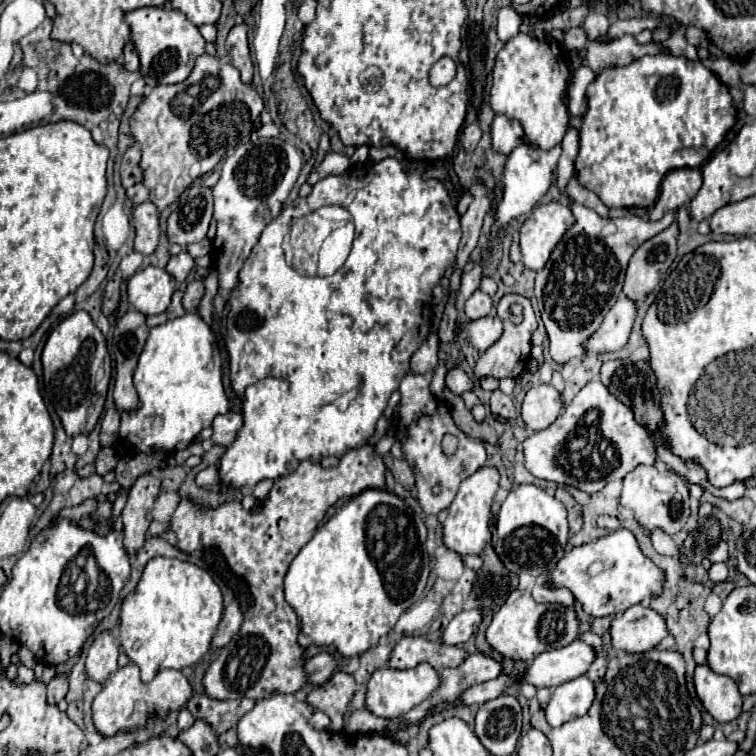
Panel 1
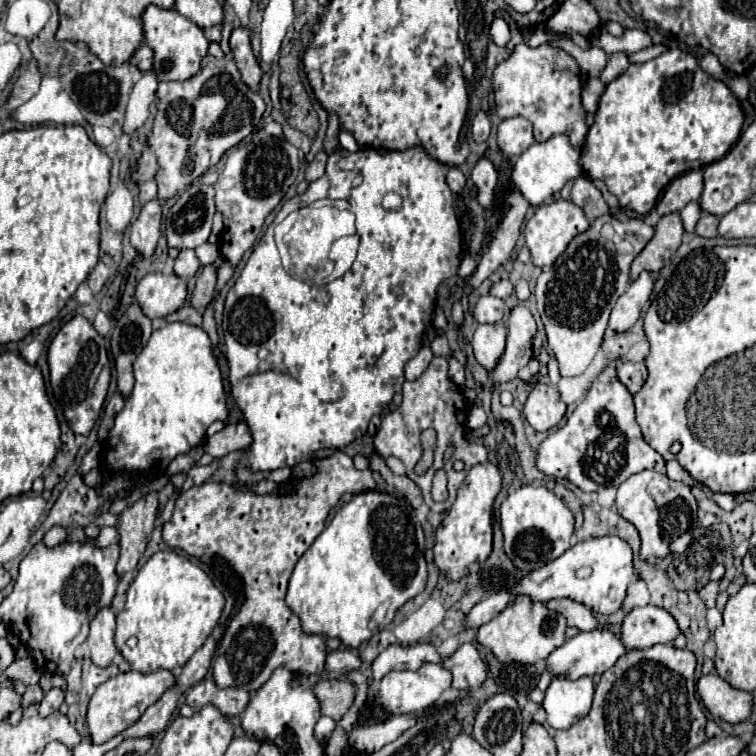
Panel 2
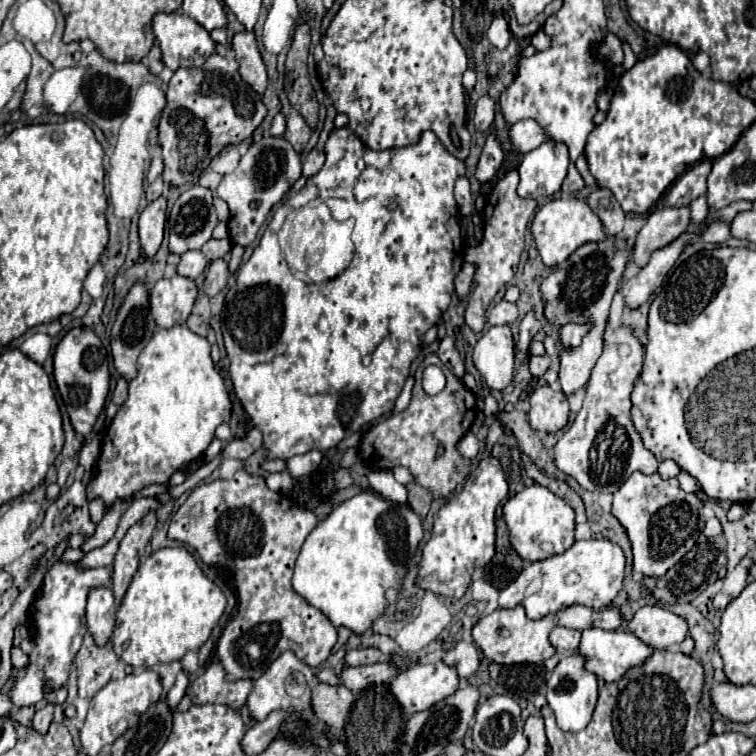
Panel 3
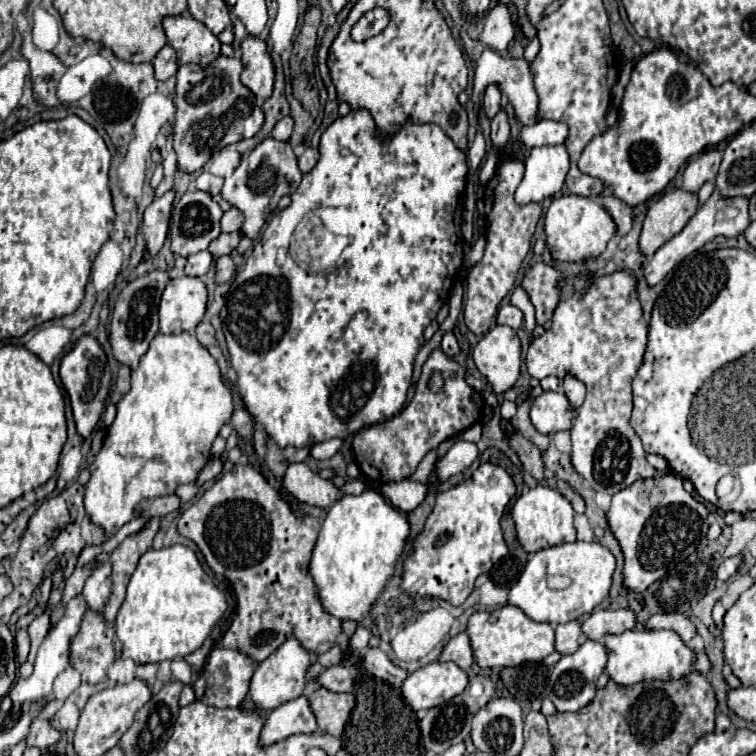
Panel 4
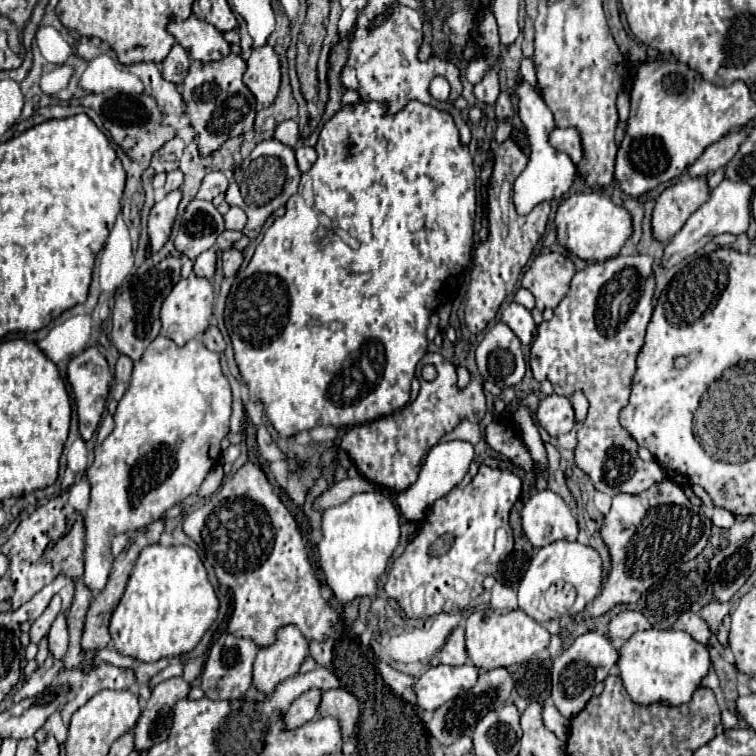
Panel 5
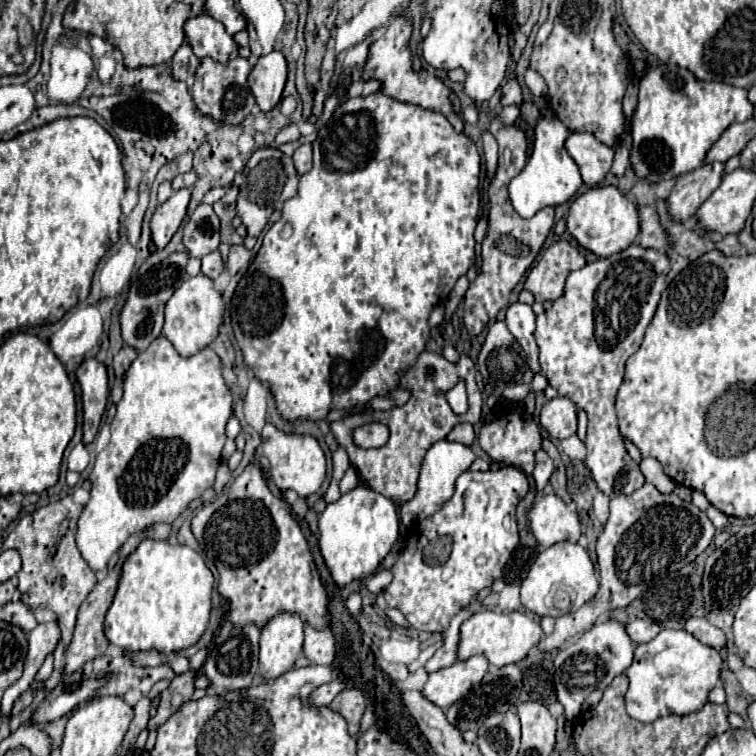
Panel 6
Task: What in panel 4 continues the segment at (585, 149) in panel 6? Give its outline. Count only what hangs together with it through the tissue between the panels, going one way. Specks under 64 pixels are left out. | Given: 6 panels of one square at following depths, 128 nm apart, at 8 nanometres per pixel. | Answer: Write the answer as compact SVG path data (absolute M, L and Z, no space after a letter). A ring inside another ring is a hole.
M538 120L536 124L522 126L522 132L520 132L520 138L526 148L564 144L564 136L568 136L568 126L554 120Z

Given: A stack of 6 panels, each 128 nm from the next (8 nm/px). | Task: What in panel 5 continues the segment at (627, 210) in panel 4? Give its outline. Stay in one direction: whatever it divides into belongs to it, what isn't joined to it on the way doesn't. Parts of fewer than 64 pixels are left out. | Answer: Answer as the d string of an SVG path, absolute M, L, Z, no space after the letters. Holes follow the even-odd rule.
M626 198L622 202L622 206L630 212L632 216L632 236L630 236L630 242L632 244L638 244L640 240L640 234L642 234L642 228L640 228L640 222L642 222L642 216L644 216L644 210L642 210L642 204L634 198Z

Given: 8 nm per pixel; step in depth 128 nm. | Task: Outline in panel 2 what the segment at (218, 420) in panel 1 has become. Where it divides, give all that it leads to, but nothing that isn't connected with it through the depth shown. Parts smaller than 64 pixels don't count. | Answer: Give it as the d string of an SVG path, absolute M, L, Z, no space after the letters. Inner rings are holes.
M244 422L226 424L220 432L206 438L204 450L214 458L222 458L224 454L234 452L234 450L246 450L250 442L252 442L252 436Z

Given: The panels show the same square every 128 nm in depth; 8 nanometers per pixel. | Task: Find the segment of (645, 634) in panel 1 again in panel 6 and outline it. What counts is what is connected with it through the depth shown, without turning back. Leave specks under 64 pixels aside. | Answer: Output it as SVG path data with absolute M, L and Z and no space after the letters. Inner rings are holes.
M688 618L684 628L686 628L686 632L694 634L702 644L712 646L712 648L724 648L728 642L724 630L712 626L706 618Z

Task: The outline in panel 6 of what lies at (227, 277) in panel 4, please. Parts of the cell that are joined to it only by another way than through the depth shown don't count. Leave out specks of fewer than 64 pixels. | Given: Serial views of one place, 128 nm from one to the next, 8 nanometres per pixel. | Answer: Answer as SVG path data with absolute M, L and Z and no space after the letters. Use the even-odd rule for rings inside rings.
M244 244L230 246L230 254L228 254L228 260L226 260L226 270L230 274L236 274L240 268L246 268L250 264L250 260L252 260L252 254Z

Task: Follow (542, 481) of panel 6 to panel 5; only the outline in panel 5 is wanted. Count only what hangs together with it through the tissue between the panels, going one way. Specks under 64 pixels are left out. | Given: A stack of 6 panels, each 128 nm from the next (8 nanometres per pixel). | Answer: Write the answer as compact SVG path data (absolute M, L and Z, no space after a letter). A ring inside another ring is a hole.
M518 408L516 416L514 416L514 422L516 422L516 428L530 452L530 456L534 458L534 462L538 462L542 468L546 468L546 450L544 450L544 442L538 434L538 428L530 416L530 410L528 408Z

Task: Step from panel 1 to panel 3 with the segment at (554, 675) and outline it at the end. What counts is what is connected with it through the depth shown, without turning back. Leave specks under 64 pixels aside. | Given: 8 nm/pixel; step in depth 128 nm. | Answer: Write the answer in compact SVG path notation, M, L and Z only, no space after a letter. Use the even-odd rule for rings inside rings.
M590 628L582 632L582 640L574 650L574 654L584 658L584 668L588 672L596 674L598 678L604 678L606 682L612 682L624 676L628 668L634 668L636 664L644 664L644 660L652 654L652 648L648 648L642 640L636 640L632 632L606 632L606 630Z

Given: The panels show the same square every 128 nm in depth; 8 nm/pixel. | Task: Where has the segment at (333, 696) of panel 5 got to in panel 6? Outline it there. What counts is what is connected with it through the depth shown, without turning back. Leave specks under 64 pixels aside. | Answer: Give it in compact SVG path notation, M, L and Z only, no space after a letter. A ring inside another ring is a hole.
M346 688L346 690L342 690L342 692L330 702L328 708L334 710L334 712L338 712L338 714L342 714L344 720L348 722L348 732L350 732L350 736L356 736L356 732L358 732L358 728L360 728L362 714L364 714L364 710L366 710L366 700L364 700L362 692L356 690L356 688L350 688L350 690Z

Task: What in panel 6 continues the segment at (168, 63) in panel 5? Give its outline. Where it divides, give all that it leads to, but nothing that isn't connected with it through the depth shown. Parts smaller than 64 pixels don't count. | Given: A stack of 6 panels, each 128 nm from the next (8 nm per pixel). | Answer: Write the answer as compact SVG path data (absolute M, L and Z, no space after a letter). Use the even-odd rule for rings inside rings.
M182 44L176 54L172 56L172 62L170 62L170 68L172 68L172 78L174 80L188 80L194 76L196 68L198 68L200 60L194 56L192 48L188 48L188 44Z

